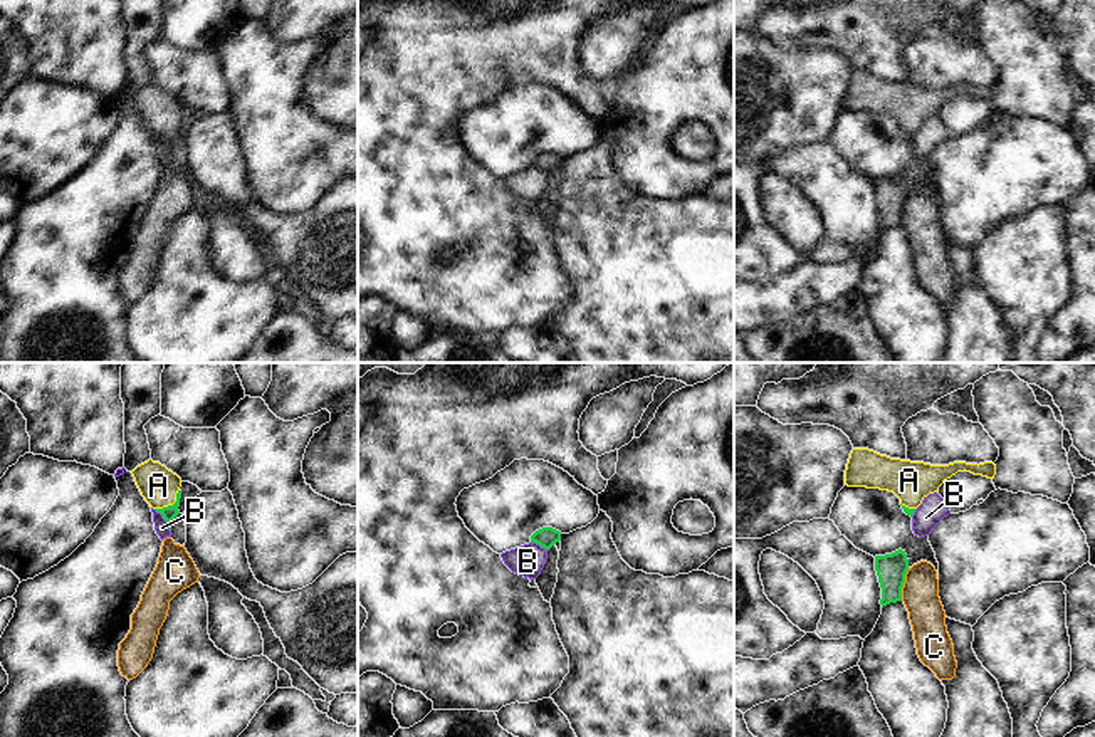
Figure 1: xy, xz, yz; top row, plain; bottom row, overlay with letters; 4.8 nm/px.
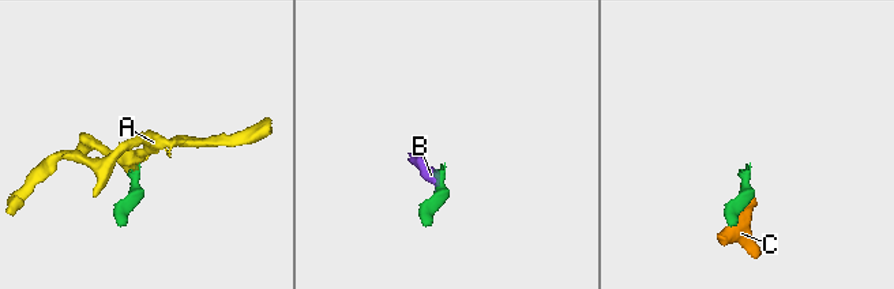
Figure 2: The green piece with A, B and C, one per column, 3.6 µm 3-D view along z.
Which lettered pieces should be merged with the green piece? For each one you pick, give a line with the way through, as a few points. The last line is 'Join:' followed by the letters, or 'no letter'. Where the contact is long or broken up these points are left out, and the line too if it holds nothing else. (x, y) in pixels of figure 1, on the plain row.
A: way xy (170, 136), (170, 130), (158, 109)
Join: A

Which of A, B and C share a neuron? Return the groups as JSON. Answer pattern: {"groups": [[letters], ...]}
{"groups": [["A"], ["B", "C"]]}

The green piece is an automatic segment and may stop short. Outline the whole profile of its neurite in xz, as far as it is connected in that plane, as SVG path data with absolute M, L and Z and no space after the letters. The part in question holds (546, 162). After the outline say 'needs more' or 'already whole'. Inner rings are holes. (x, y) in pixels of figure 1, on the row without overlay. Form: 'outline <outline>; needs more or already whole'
outline M542 151L531 159L531 166L536 166L548 175L559 165L561 156L553 151Z; already whole

